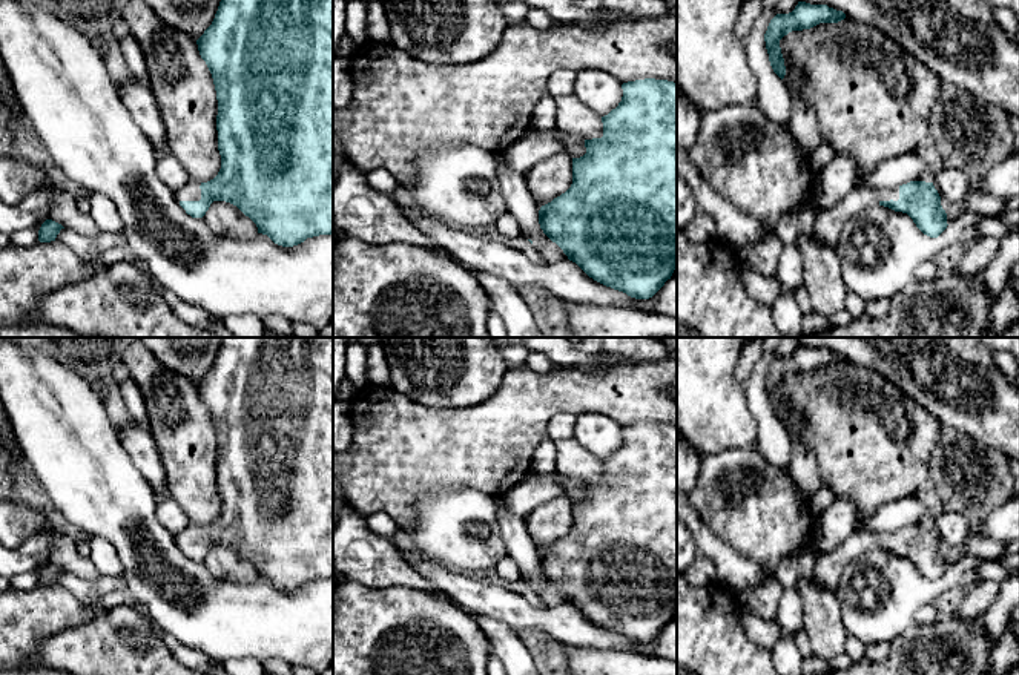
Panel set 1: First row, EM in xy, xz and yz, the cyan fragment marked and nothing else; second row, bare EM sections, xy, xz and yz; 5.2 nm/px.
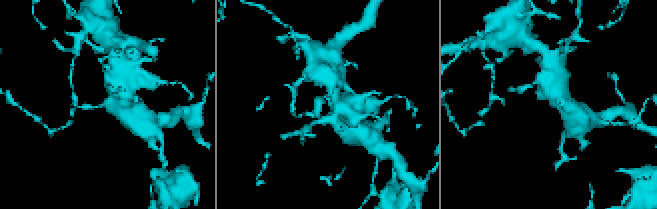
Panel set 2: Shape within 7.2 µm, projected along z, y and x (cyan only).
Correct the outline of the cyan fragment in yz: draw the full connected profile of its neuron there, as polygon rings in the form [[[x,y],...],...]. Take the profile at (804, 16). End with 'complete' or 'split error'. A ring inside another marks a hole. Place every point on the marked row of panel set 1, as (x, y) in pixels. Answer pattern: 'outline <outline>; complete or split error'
outline [[[798,2],[789,14],[777,14],[764,34],[766,49],[773,72],[783,80],[786,75],[784,58],[780,40],[792,31],[810,29],[819,23],[838,23],[846,18],[843,11],[829,8],[827,5],[810,5]]]; complete

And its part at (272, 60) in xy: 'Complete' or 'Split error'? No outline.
Split error

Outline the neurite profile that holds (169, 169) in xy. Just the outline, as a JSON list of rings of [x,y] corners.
[[[169,152],[158,156],[157,173],[172,192],[178,192],[183,186],[190,181],[187,170]]]

